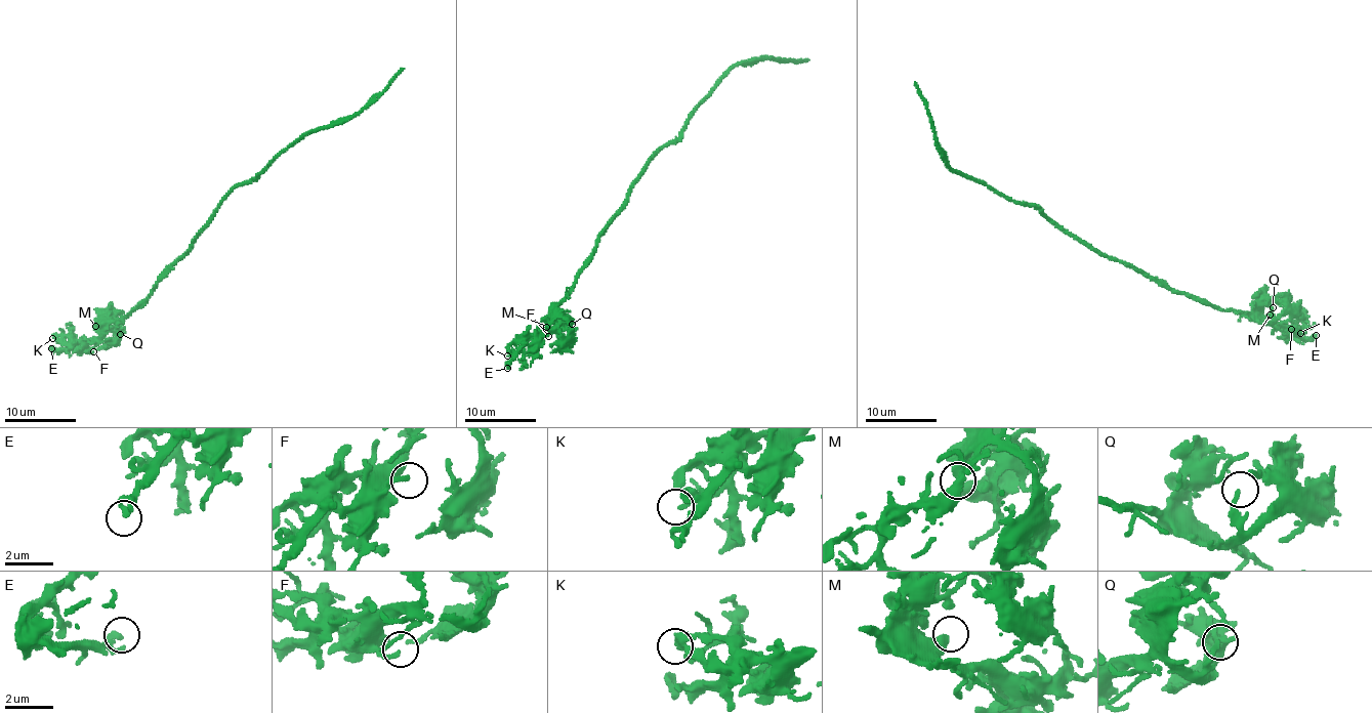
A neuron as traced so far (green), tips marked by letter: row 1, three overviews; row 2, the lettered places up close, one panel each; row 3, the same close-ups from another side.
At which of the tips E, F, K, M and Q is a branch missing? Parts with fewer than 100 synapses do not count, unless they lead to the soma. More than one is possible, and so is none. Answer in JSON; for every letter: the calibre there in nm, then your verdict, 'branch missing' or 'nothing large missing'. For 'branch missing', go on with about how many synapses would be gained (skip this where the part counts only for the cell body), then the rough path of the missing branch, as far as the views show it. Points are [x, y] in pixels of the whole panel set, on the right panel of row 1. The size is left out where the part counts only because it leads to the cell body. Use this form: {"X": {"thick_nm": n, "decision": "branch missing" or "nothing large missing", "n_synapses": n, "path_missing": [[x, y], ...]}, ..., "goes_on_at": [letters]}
{"E": {"thick_nm": 240, "decision": "nothing large missing"}, "F": {"thick_nm": 180, "decision": "nothing large missing"}, "K": {"thick_nm": 180, "decision": "nothing large missing"}, "M": {"thick_nm": 360, "decision": "branch missing", "n_synapses": 170, "path_missing": [[1270, 315], [1288, 316], [1291, 306], [1330, 309], [1336, 283], [1347, 279], [1345, 308], [1322, 299]]}, "Q": {"thick_nm": 170, "decision": "nothing large missing"}, "goes_on_at": ["M"]}

